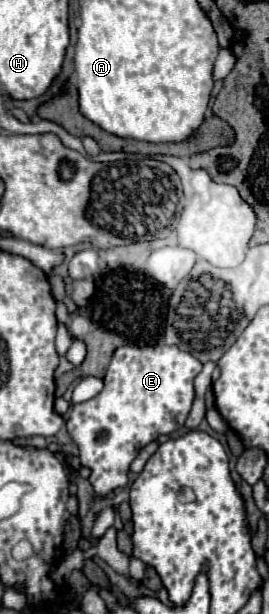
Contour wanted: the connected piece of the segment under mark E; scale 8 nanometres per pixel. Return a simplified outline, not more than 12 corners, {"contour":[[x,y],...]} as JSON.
{"contour":[[120,346],[68,432],[96,494],[184,426],[202,364]]}

